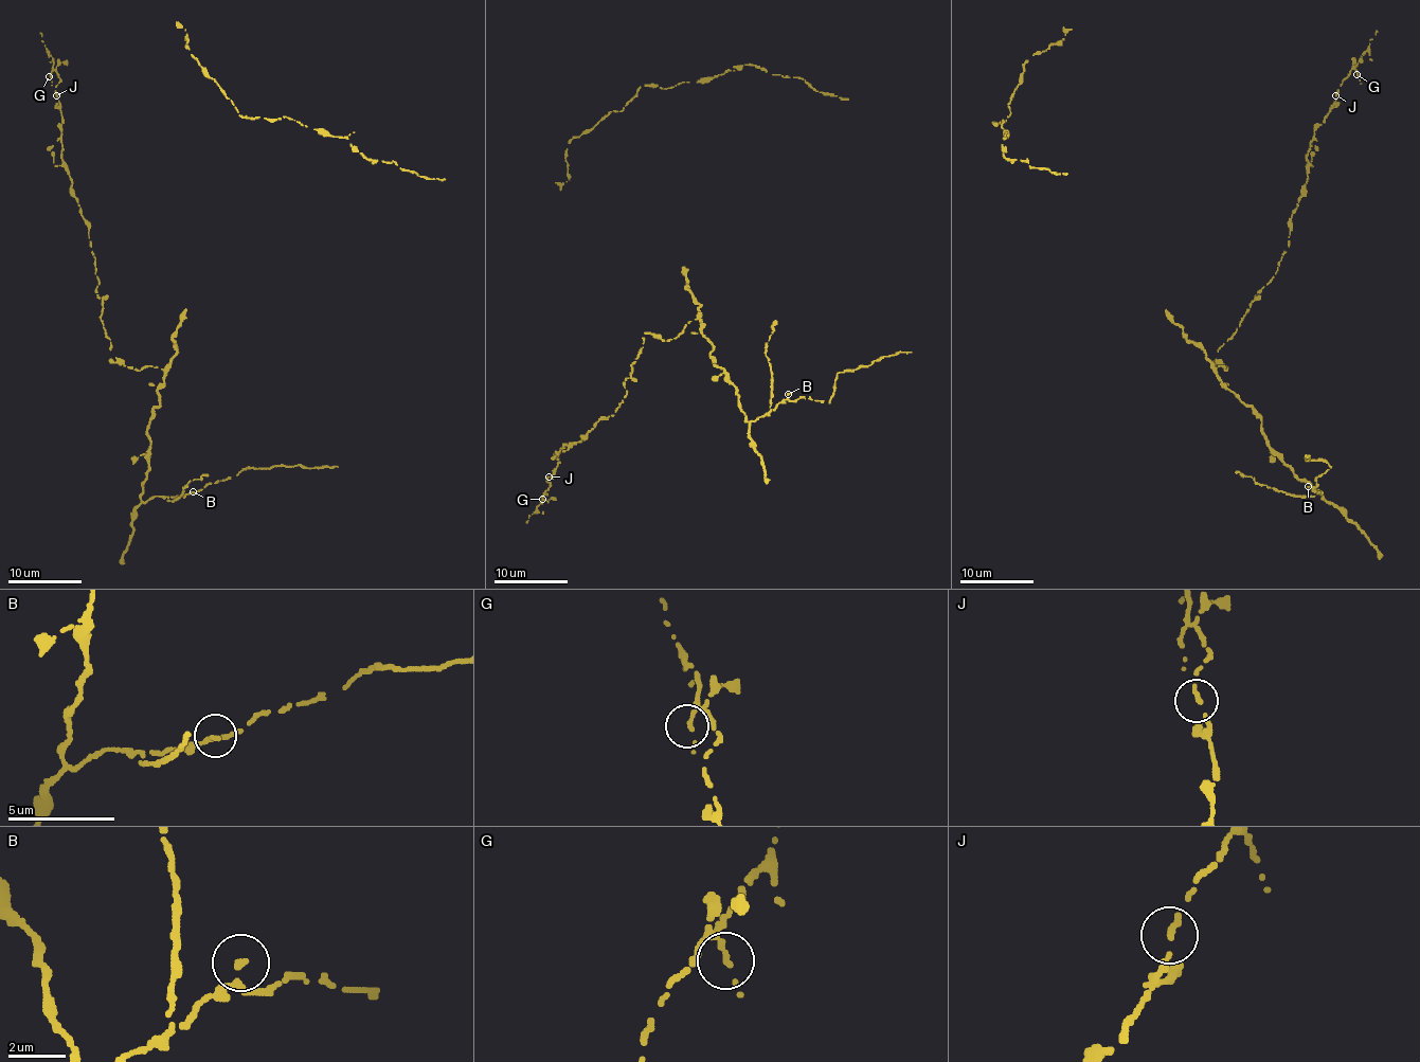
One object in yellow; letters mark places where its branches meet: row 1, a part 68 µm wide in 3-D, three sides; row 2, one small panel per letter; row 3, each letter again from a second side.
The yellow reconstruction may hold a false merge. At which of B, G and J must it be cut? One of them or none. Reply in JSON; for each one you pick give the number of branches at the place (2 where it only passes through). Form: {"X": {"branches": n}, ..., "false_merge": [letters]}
{"false_merge": []}

